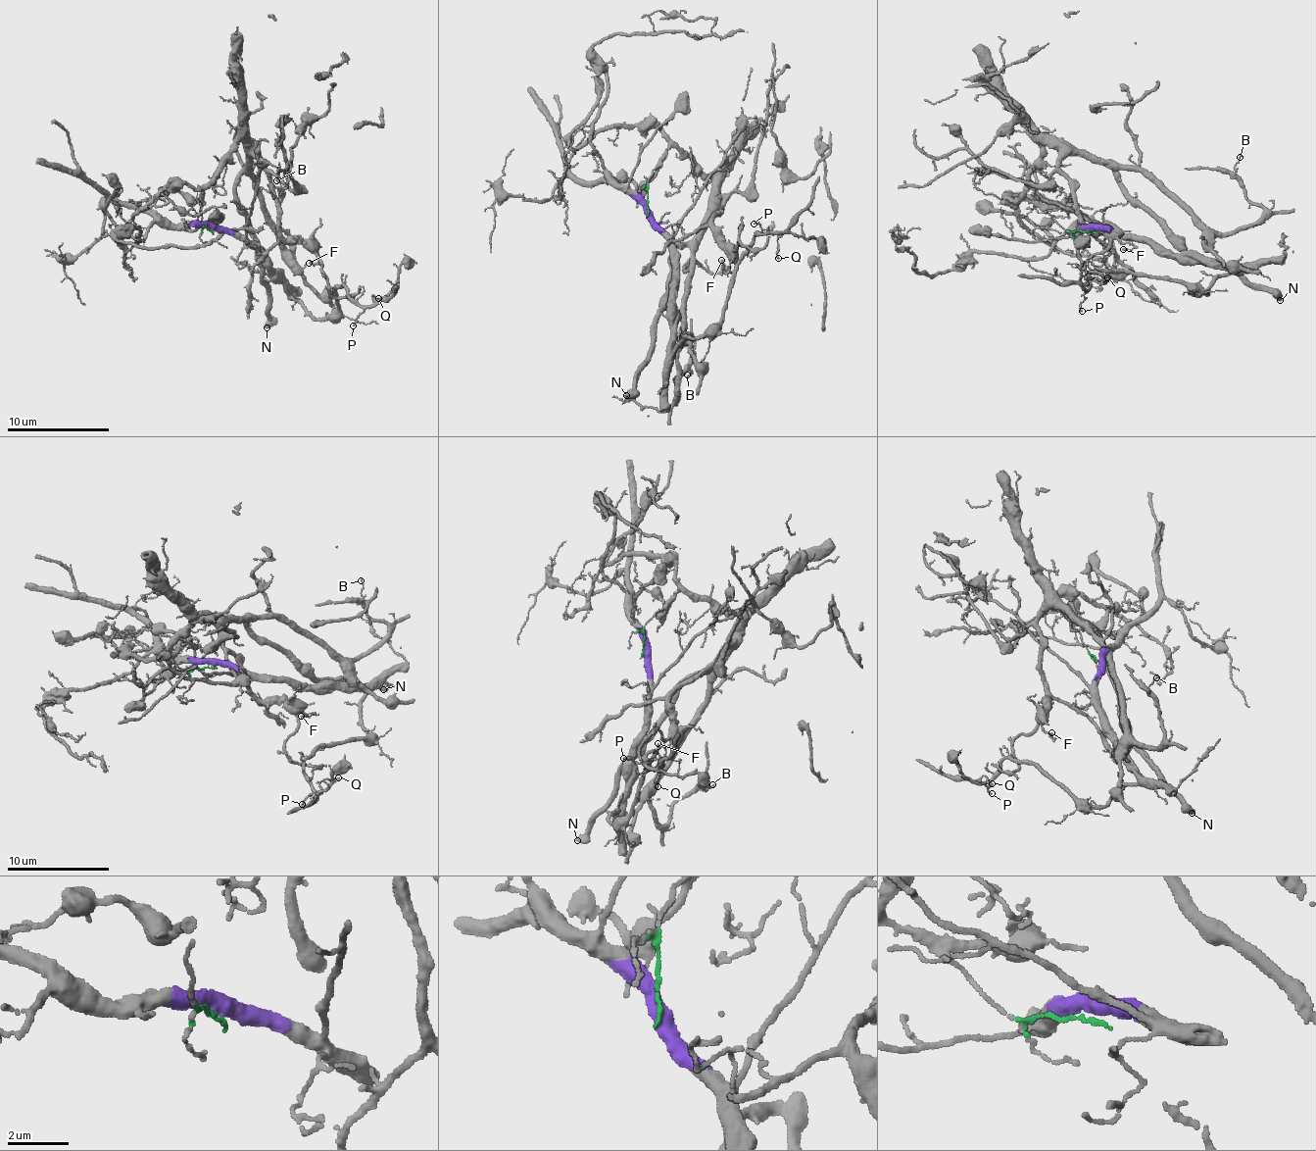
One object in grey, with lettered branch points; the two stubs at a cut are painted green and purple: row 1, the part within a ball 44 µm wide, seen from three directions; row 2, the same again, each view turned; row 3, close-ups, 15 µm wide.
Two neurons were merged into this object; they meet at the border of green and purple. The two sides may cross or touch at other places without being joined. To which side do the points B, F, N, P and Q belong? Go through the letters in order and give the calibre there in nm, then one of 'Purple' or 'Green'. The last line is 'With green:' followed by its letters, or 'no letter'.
B: Thickness 110 nm. Green
F: Thickness 100 nm. Green
N: Thickness 550 nm. Green
P: Thickness 110 nm. Purple
Q: Thickness 110 nm. Purple
With green: B, F, N

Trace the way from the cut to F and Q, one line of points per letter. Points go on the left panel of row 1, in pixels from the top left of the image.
F: (211, 229), (200, 197), (219, 160), (241, 141), (268, 174), (285, 236), (318, 255), (308, 263)
Q: (212, 229), (260, 251), (316, 320), (331, 318), (332, 289), (342, 285), (366, 305), (378, 297)

